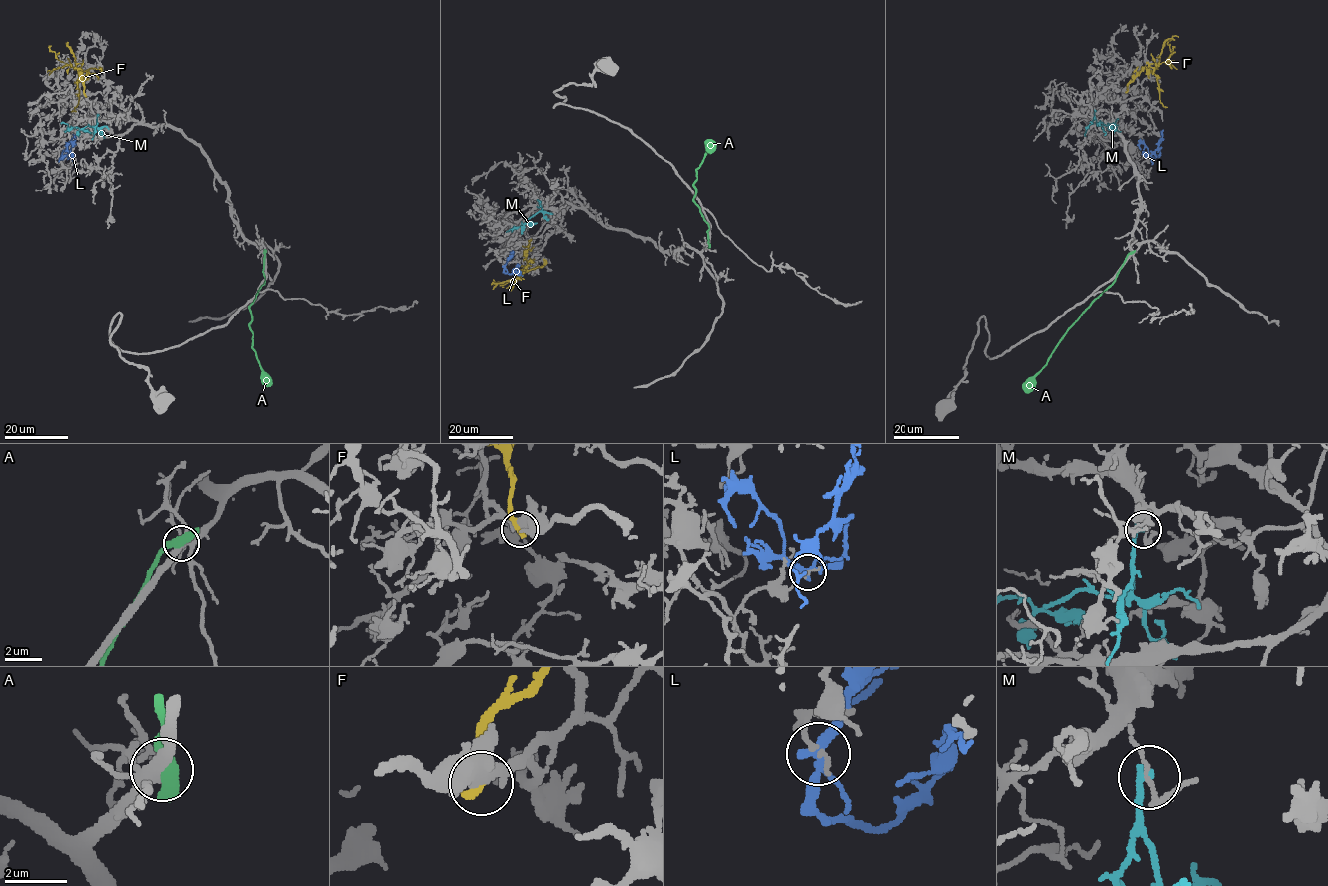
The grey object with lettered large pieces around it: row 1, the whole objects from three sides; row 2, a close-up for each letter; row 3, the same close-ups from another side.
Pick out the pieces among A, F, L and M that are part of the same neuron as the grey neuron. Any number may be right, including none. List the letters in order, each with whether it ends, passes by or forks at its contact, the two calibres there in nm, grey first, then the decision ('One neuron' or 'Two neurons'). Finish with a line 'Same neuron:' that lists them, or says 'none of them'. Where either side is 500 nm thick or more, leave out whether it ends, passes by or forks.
A: It passes by. Thickness 360 nm (grey) against 440 nm. Two neurons
F: It ends there. Thickness 440 nm (grey) against 320 nm. Two neurons
L: It forks there. Thickness 200 nm (grey) against 260 nm. Two neurons
M: It ends there. Thickness 150 nm (grey) against 280 nm. Two neurons
Same neuron: none of them

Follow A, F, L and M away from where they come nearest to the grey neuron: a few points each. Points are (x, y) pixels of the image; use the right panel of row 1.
A: (1132, 253), (1127, 256), (1112, 284), (1067, 330), (1025, 392)
F: (1127, 90), (1127, 85), (1144, 68), (1152, 71), (1166, 61), (1171, 54), (1167, 43), (1171, 39)
L: (1153, 158), (1160, 154), (1162, 130)
M: (1095, 111), (1097, 123), (1109, 125), (1118, 120)

